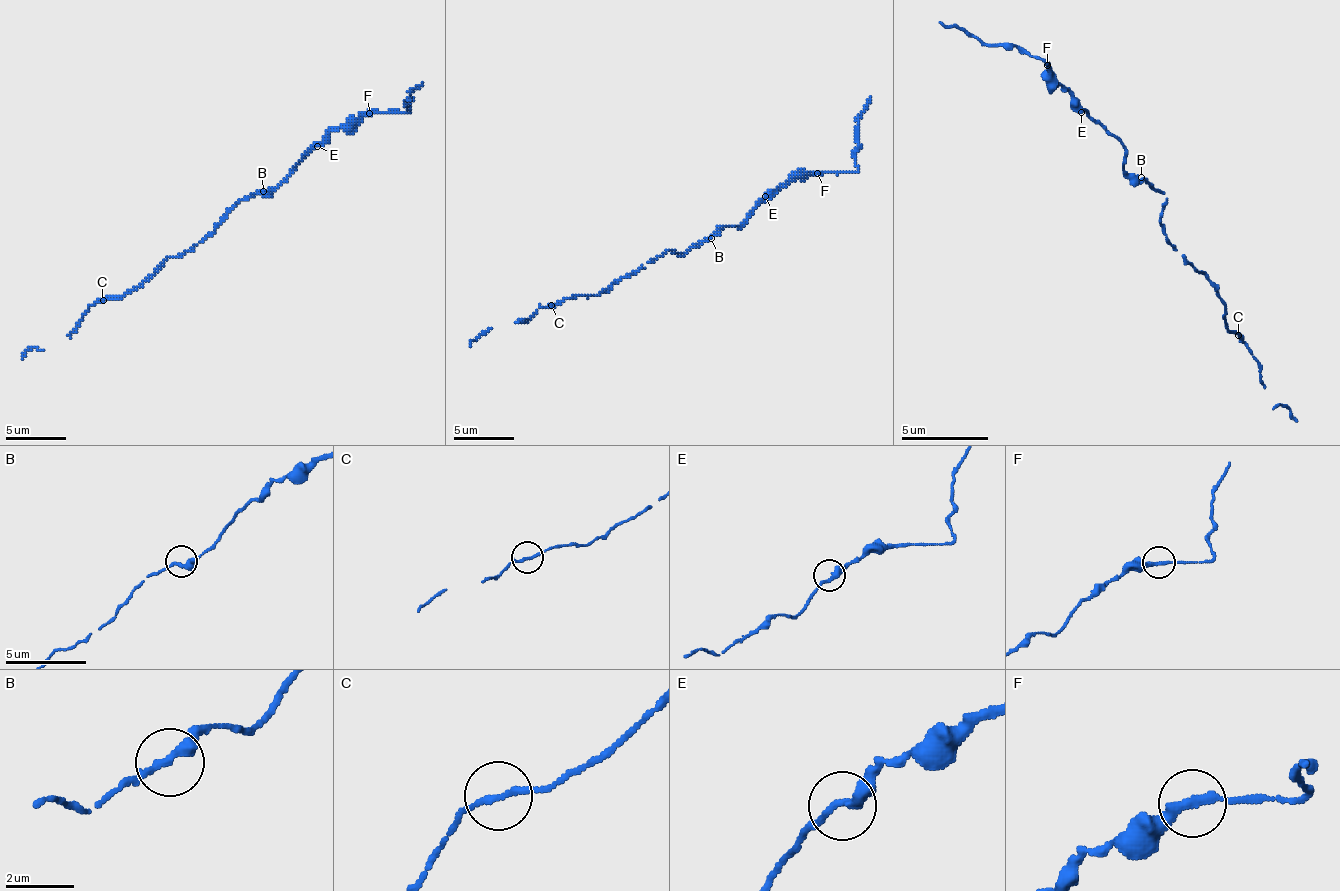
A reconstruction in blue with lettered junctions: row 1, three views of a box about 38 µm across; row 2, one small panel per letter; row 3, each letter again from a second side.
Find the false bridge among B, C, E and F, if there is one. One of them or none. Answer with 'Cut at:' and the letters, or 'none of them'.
Cut at: none of them

